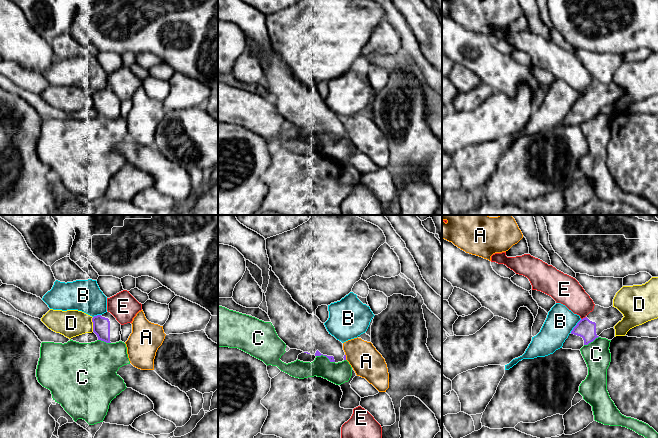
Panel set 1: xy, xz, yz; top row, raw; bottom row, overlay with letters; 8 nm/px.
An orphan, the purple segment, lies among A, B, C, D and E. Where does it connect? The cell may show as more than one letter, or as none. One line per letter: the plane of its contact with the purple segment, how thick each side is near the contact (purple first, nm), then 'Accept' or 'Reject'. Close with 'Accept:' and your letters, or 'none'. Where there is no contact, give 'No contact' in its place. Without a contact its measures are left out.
A: Touches purple in xz. Thickness 20 nm (purple) against 240 nm. Reject
B: Touches purple in yz. Thickness 150 nm (purple) against 240 nm. Reject
C: Touches purple in xz. Thickness 50 nm (purple) against 180 nm. Reject
D: Touches purple in xy. Thickness 140 nm (purple) against 220 nm. Reject
E: Touches purple in yz. Thickness 150 nm (purple) against 220 nm. Reject
Accept: none

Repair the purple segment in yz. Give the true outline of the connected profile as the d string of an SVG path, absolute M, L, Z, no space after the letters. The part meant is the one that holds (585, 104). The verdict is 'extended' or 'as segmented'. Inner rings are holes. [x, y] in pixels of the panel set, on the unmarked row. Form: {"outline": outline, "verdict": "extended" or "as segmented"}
{"outline": "M595 81L593 87L573 104L562 124L580 126L598 114L604 106L613 104L623 93L623 90L613 82L604 84Z", "verdict": "extended"}

